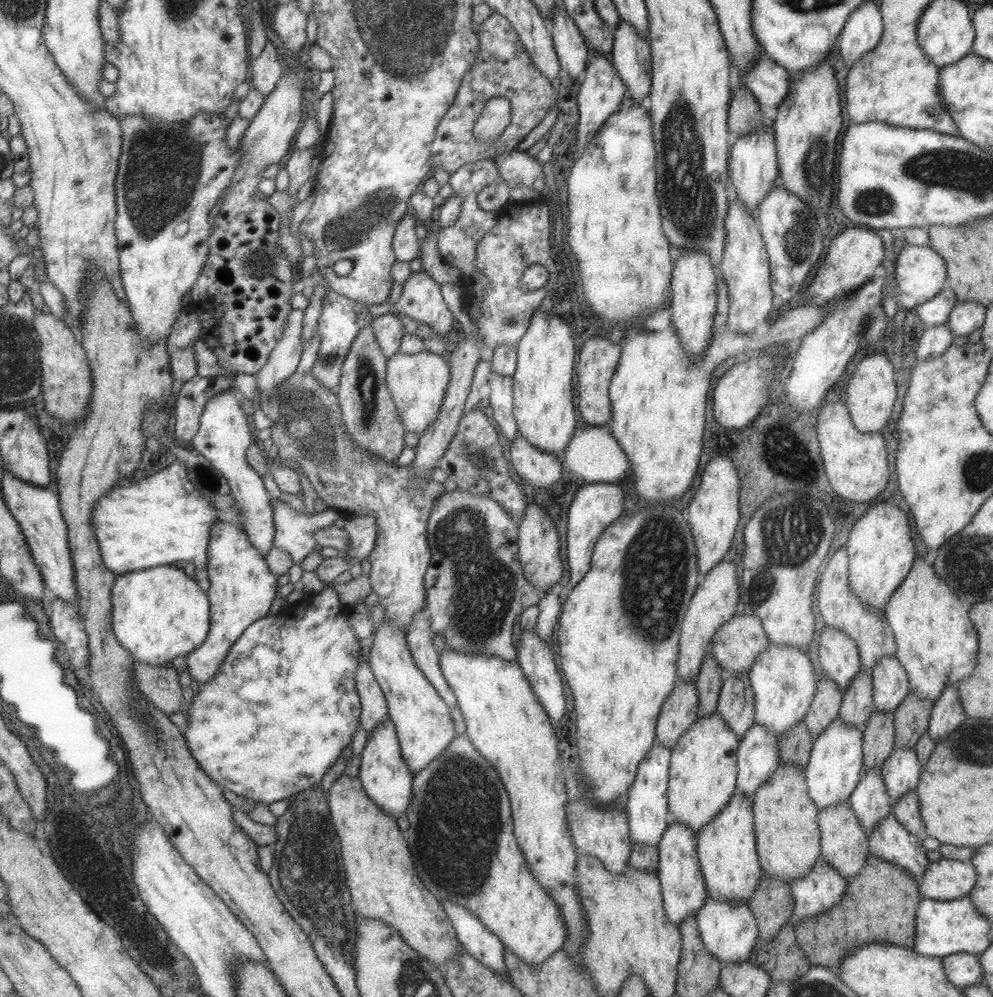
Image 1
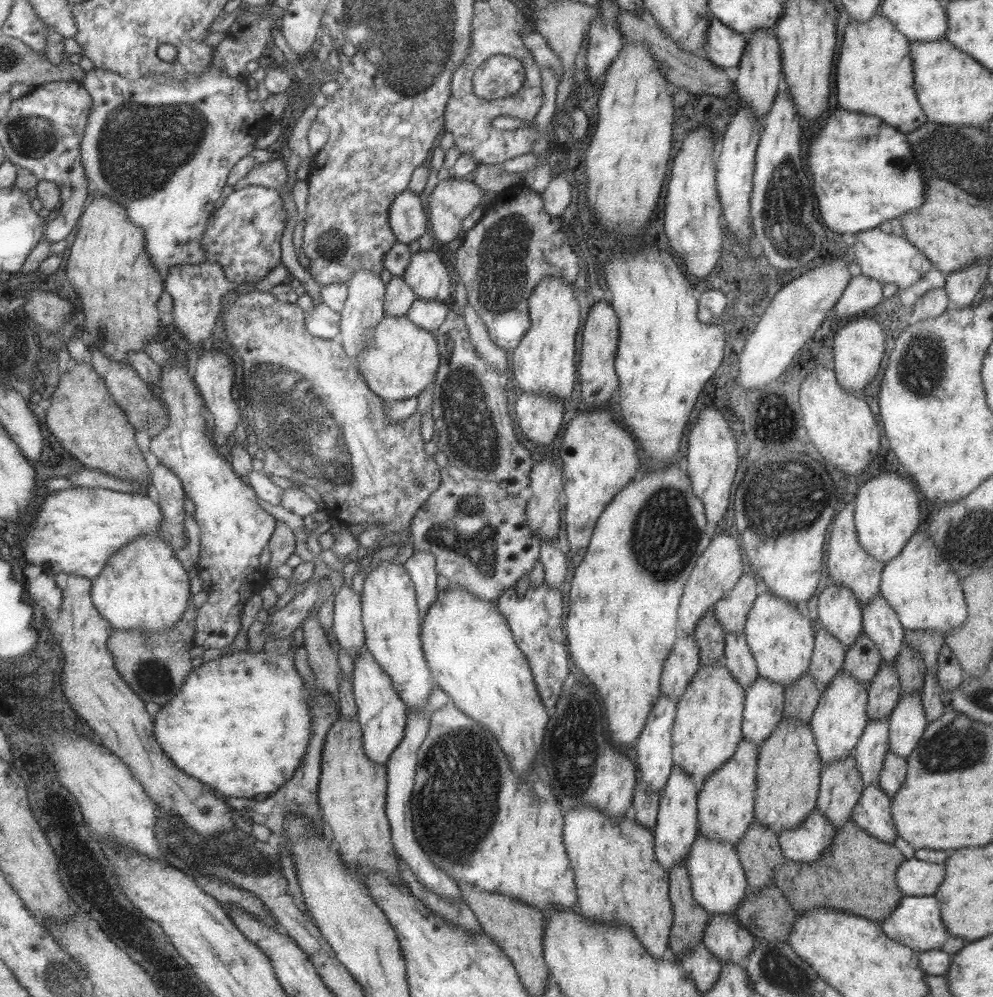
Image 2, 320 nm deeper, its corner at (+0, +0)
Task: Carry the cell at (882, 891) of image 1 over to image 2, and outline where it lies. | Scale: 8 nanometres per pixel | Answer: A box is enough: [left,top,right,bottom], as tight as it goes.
[773,819,905,925]

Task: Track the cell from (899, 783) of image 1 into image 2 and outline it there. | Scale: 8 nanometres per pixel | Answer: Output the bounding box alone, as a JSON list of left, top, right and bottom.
[887,692,928,758]

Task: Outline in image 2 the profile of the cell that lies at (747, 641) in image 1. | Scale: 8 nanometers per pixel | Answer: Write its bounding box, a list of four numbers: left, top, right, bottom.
[713,572,758,634]

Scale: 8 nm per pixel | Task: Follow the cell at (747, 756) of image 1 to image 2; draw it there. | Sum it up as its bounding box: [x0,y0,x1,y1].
[742,674,784,748]

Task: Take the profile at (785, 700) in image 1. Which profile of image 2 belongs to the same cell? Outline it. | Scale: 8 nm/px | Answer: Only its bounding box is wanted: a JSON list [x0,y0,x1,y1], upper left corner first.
[742,590,815,688]

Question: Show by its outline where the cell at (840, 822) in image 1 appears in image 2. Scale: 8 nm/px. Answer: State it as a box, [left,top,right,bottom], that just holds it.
[816,754,864,830]

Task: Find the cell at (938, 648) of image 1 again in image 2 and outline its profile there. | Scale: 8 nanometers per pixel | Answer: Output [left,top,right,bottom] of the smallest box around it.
[880,530,966,638]

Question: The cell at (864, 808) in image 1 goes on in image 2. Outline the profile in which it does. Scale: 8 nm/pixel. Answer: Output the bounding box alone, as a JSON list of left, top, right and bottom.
[853,719,888,786]

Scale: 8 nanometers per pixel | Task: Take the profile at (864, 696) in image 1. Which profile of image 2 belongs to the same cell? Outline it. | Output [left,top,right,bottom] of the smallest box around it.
[842,632,882,686]

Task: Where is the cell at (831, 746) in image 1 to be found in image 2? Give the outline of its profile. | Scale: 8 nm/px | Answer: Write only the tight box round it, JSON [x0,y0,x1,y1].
[808,670,868,764]

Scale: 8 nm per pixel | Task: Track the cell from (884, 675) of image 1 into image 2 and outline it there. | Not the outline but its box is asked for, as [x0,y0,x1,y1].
[861,592,909,665]

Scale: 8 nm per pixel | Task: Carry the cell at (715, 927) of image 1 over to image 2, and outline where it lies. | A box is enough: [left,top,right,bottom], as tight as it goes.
[684,830,749,917]

